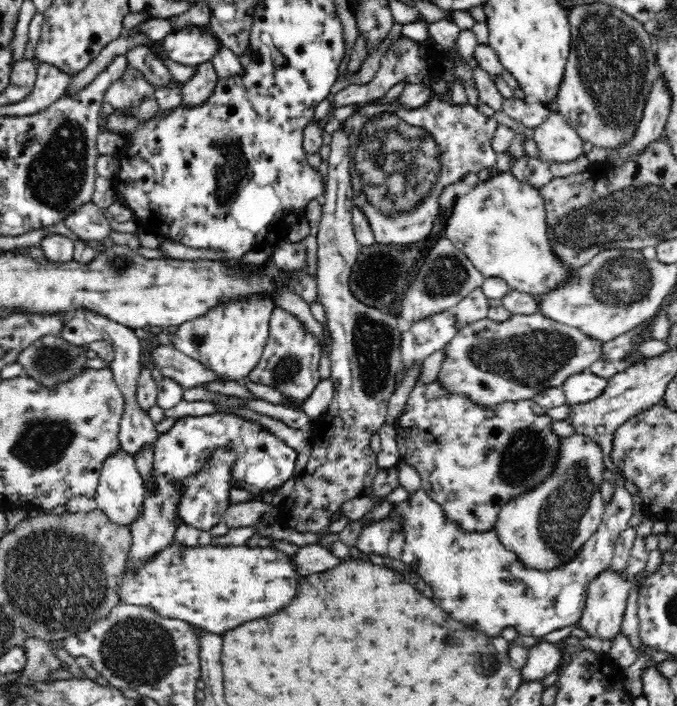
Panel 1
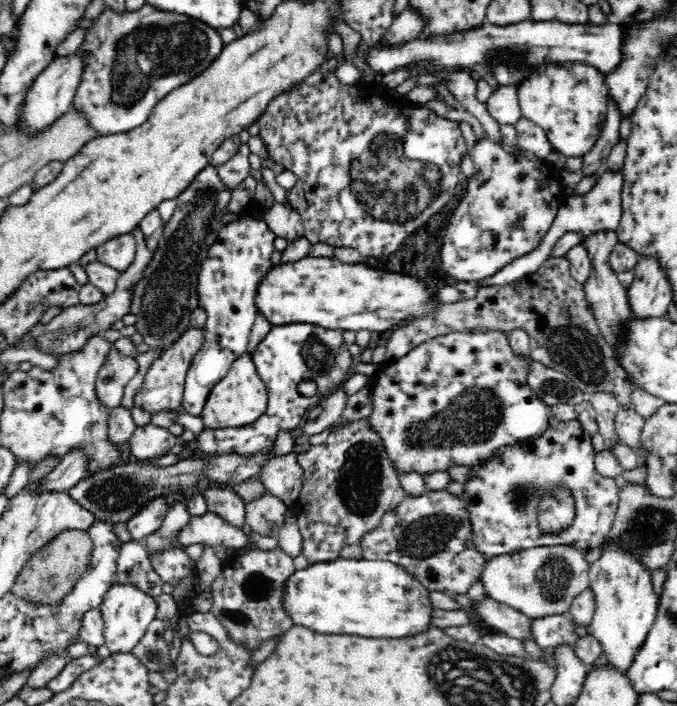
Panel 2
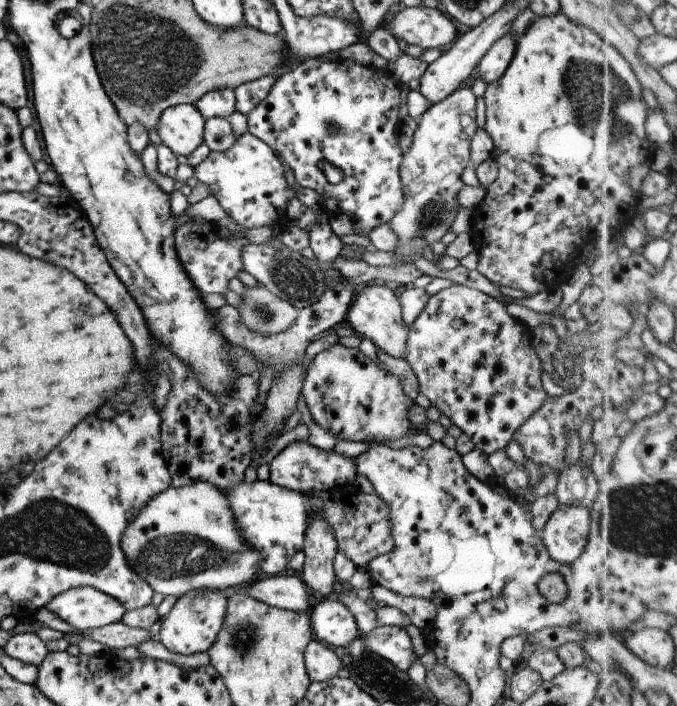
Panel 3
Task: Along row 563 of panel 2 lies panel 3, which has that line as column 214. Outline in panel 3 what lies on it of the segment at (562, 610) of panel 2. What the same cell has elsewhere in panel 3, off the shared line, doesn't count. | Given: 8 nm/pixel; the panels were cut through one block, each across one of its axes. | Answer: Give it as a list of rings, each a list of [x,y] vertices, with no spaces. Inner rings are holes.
[[[200,481],[178,488],[170,486],[158,496],[154,496],[126,526],[121,546],[130,568],[138,572],[138,576],[142,576],[154,592],[160,592],[165,597],[170,594],[179,599],[187,592],[201,588],[235,590],[240,586],[251,585],[262,576],[262,552],[258,552],[258,548],[248,544],[242,536],[225,492],[208,482]]]

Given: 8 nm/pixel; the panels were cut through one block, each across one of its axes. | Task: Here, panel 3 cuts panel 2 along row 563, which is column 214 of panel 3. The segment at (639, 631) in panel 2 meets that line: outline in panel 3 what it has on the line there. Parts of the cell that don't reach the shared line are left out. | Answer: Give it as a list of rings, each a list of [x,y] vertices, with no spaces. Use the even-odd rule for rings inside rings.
[[[196,590],[181,596],[171,610],[161,618],[160,642],[170,652],[176,654],[196,654],[208,652],[216,642],[218,633],[225,623],[226,607],[229,597],[227,591]]]

